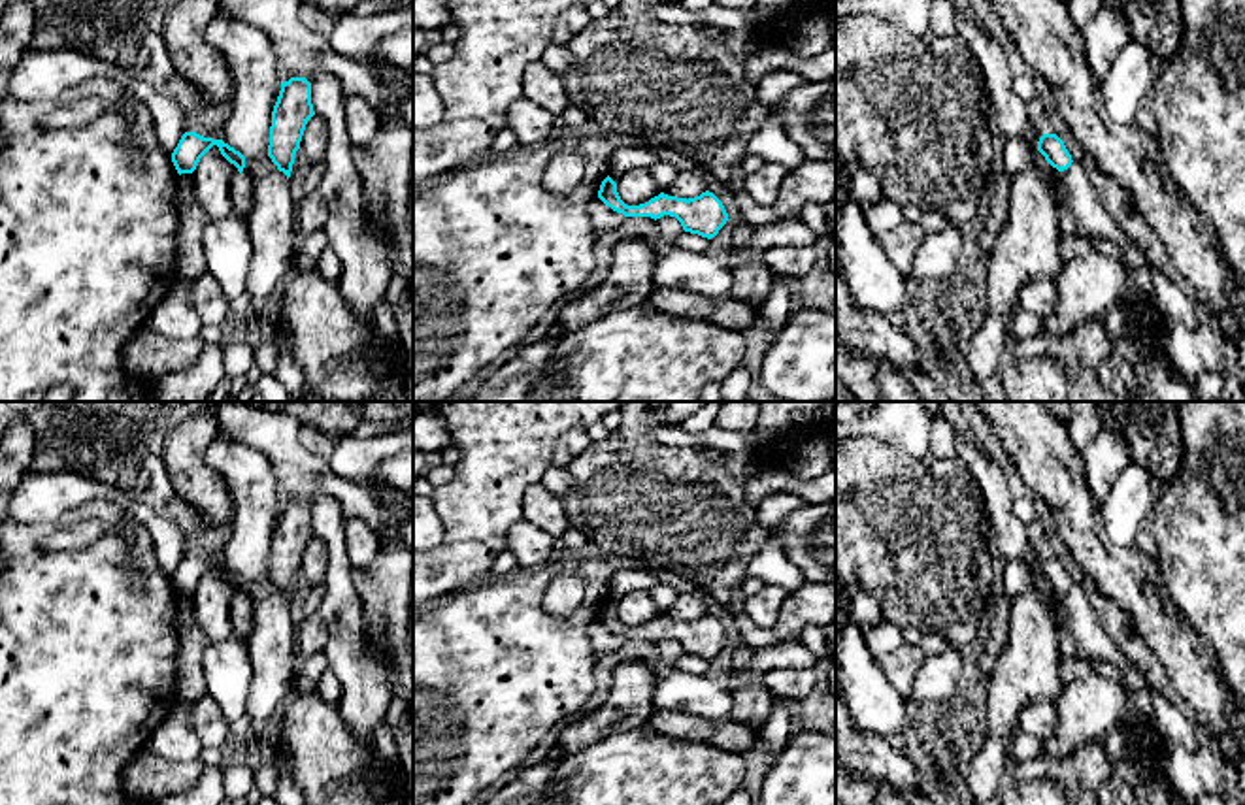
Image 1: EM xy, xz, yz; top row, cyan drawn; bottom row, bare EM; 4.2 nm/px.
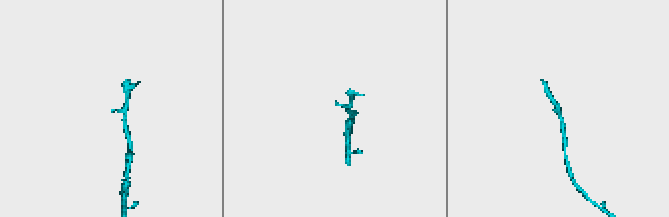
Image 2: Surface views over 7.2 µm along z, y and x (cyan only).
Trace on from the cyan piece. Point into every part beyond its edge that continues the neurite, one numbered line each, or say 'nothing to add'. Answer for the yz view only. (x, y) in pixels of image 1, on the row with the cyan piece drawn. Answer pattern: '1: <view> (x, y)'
nothing to add

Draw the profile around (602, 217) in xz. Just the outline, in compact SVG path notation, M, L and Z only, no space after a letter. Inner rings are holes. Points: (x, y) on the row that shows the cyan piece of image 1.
M594 198L587 205L587 215L596 232L619 228L624 222L624 215L607 207L600 198Z

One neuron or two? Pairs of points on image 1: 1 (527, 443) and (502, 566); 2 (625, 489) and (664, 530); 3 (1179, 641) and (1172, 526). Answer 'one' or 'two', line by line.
1: two
2: one
3: two

